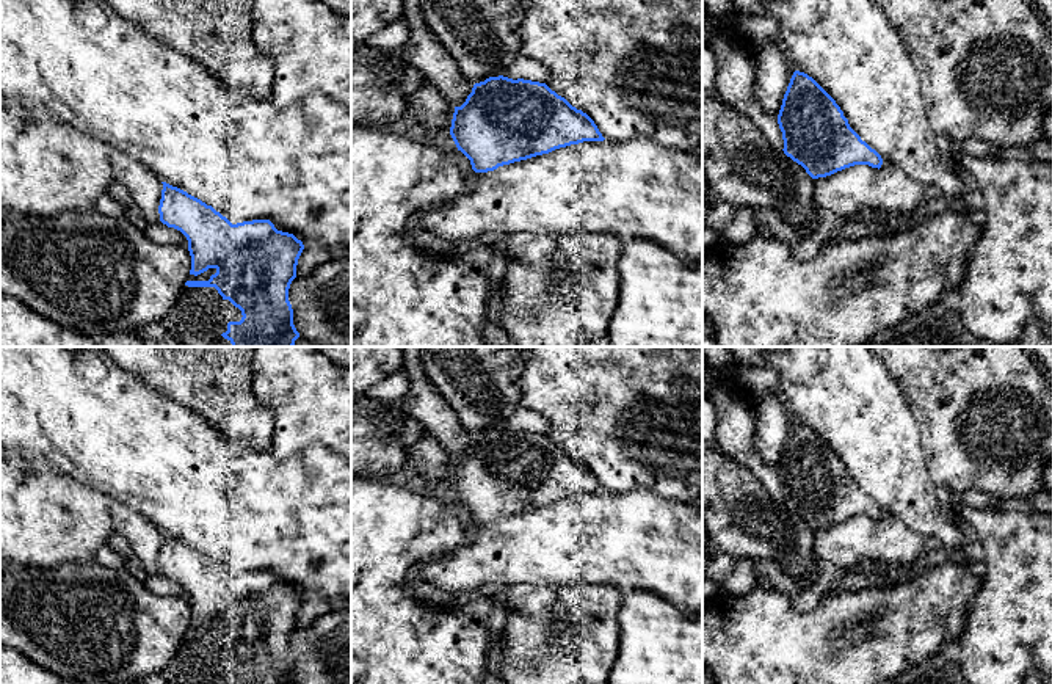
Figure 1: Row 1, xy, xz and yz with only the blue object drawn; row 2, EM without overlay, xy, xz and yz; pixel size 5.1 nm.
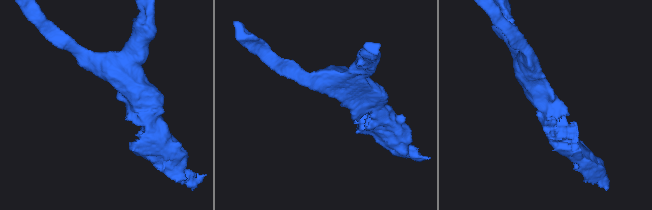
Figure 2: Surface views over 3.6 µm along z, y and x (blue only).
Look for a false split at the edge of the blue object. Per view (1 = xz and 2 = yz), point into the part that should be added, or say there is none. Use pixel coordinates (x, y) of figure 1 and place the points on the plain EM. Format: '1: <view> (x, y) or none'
1: none
2: none

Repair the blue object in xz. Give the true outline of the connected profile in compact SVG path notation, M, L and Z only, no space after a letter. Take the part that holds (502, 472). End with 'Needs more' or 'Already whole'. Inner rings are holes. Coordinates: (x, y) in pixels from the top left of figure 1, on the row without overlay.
M503 427L473 436L466 453L455 458L450 486L475 524L494 522L571 496L605 491L586 464L572 458L546 435Z. Already whole

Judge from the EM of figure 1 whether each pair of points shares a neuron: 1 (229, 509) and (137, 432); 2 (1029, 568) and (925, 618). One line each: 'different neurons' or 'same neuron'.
1: same neuron
2: different neurons

